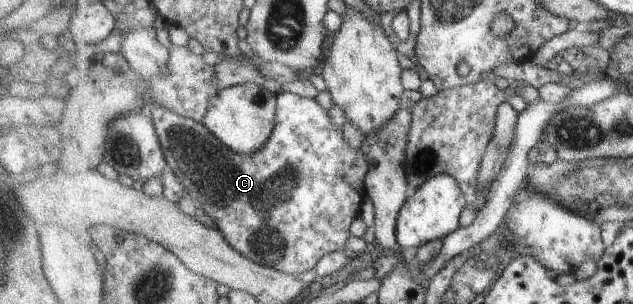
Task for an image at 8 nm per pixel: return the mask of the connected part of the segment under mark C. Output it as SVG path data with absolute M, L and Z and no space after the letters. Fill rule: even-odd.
M284 91L277 94L276 124L271 139L255 153L248 154L228 148L203 122L158 105L147 92L142 94L142 102L155 122L166 164L172 164L172 170L184 182L184 193L197 203L200 214L209 216L210 226L220 230L238 252L258 264L299 275L314 269L328 253L345 250L351 237L350 224L360 214L366 196L365 178L374 161L361 148L354 150L344 140L341 129L332 126L327 110L316 100Z

